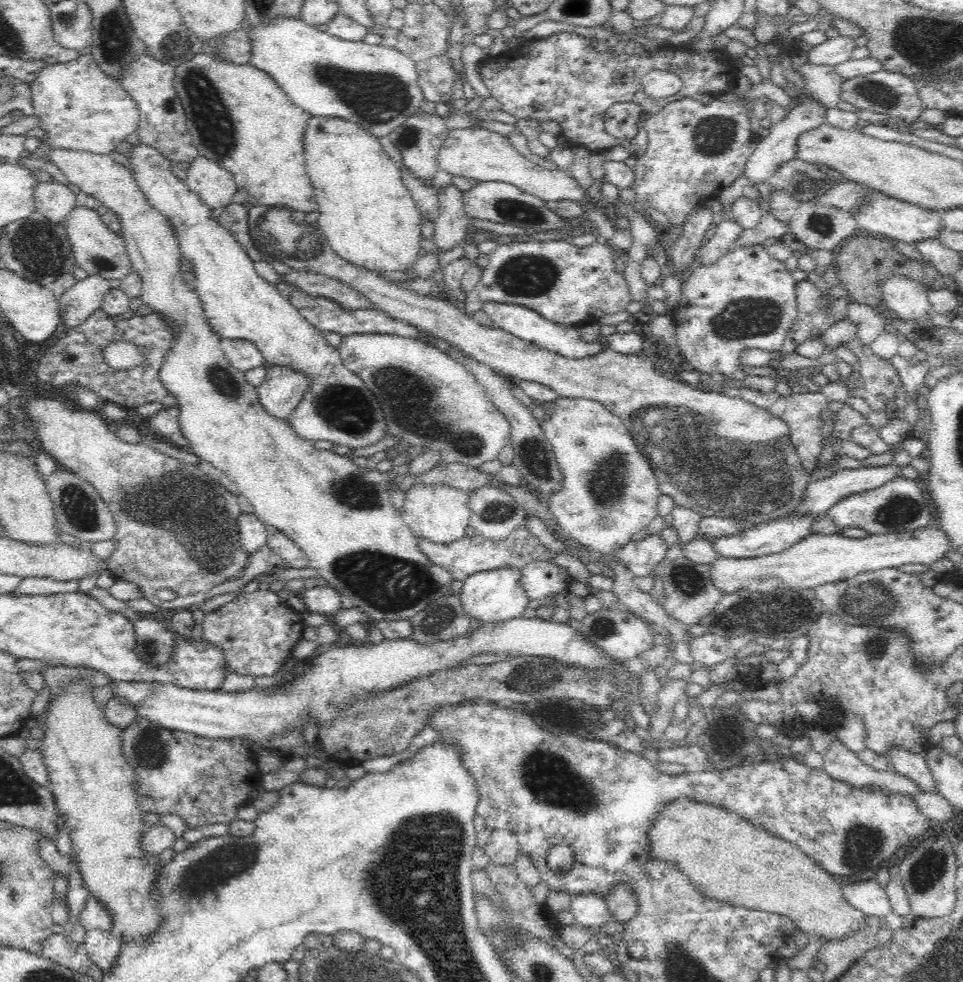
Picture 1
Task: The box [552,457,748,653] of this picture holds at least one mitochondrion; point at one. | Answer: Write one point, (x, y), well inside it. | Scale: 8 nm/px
(690, 581)

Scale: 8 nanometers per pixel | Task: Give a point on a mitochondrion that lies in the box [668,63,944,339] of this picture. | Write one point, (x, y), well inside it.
(714, 136)

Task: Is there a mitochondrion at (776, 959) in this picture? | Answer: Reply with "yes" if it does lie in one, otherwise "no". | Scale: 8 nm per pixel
no

